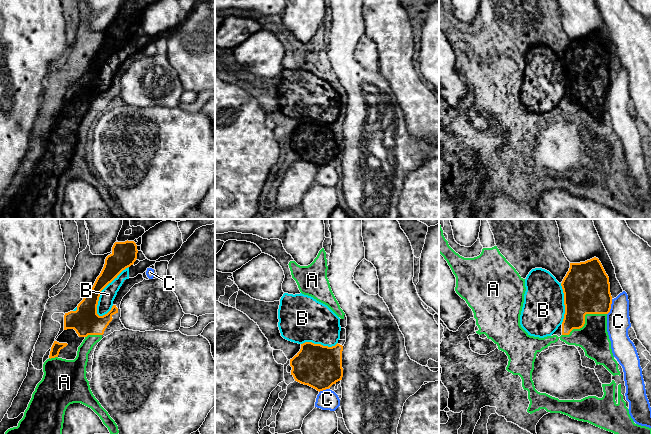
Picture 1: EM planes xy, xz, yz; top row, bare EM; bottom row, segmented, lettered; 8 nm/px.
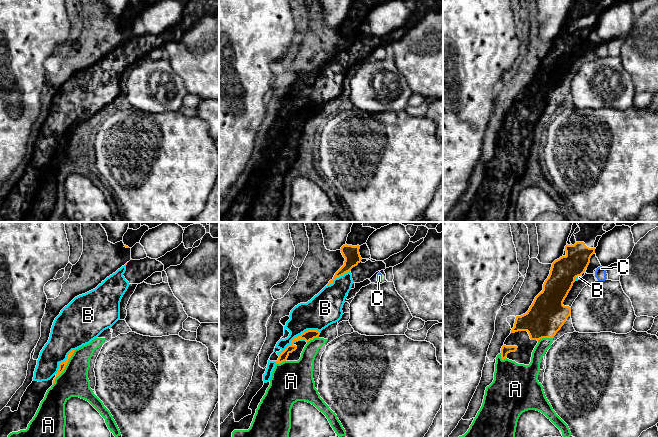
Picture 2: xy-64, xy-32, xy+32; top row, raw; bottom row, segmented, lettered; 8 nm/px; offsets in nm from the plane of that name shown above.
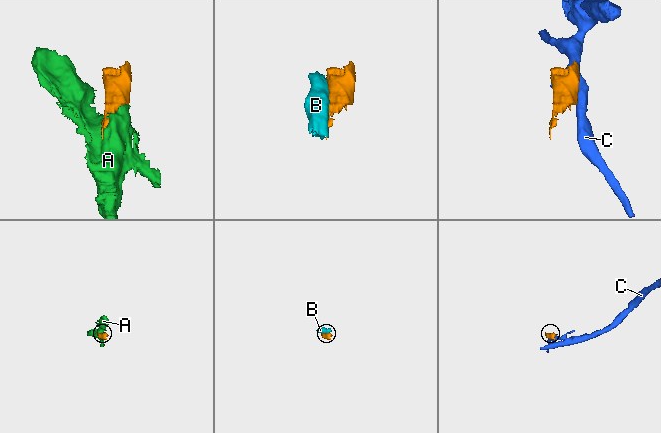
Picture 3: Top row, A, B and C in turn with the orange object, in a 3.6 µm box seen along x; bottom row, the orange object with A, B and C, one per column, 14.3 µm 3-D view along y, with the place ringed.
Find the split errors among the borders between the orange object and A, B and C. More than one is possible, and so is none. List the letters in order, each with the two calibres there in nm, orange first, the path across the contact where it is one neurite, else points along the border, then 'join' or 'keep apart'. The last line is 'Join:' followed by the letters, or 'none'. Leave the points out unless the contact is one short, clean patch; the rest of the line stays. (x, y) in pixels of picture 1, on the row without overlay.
A: 380/240 nm | join
B: 180/120 nm | keep apart
C: 380/190 nm | keep apart
Join: A

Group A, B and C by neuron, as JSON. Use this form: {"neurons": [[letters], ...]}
{"neurons": [["A"], ["B"], ["C"]]}

